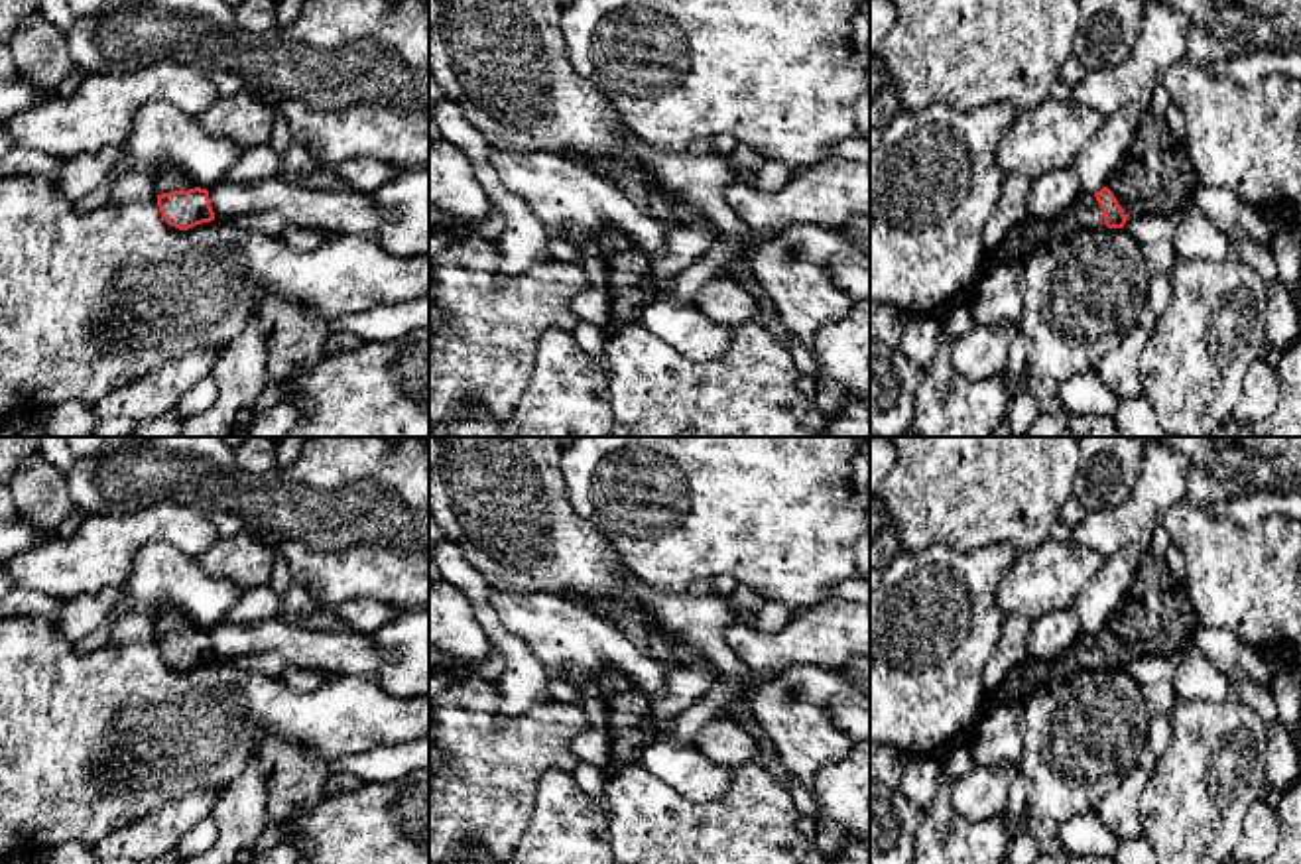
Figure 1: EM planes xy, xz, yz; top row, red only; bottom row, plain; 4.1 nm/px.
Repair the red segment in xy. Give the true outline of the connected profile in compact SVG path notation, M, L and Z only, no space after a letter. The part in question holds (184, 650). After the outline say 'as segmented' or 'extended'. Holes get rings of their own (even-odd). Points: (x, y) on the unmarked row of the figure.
M179 608L154 612L154 632L163 661L179 671L215 661L209 632L197 628Z; extended

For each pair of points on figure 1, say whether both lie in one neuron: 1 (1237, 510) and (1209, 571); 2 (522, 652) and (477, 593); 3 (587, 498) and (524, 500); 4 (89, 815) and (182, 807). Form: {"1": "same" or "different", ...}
{"1": "different", "2": "same", "3": "different", "4": "different"}

